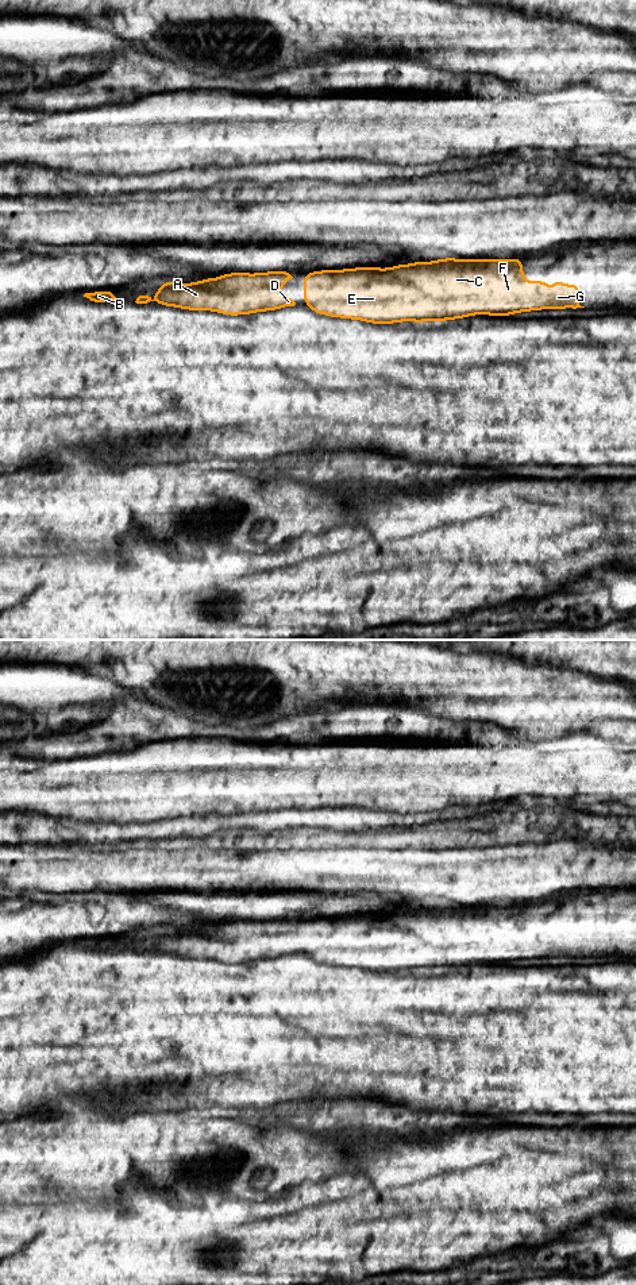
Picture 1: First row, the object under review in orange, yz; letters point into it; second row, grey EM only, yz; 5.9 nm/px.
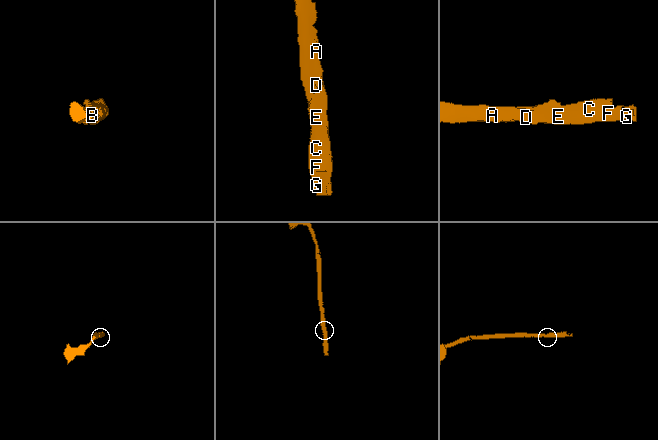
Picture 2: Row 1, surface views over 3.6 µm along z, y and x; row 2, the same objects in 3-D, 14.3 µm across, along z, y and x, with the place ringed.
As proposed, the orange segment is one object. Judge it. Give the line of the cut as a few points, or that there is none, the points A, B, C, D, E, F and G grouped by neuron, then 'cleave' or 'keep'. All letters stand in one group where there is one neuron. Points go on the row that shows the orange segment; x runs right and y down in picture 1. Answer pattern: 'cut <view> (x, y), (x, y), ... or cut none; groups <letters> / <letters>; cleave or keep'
cut none; groups A B C D E F G; keep

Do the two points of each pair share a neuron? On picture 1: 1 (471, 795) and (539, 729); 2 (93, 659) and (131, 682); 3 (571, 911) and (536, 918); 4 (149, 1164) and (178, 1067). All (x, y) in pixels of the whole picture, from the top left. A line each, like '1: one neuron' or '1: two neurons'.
1: two neurons
2: one neuron
3: one neuron
4: two neurons

